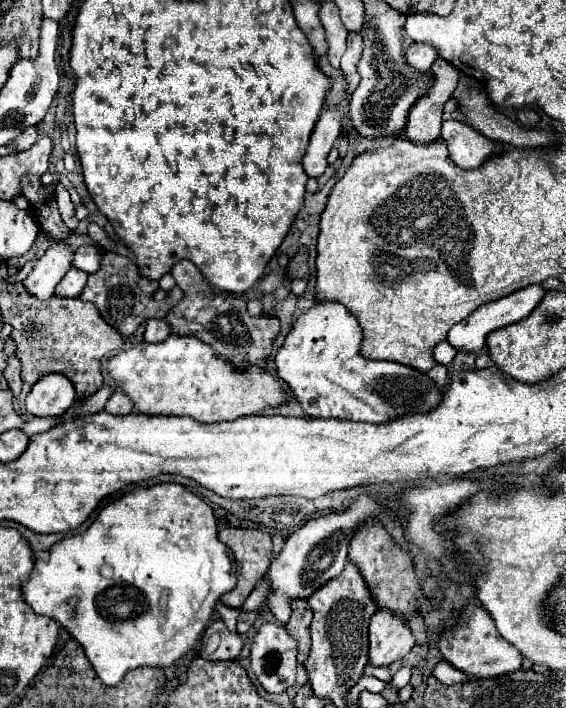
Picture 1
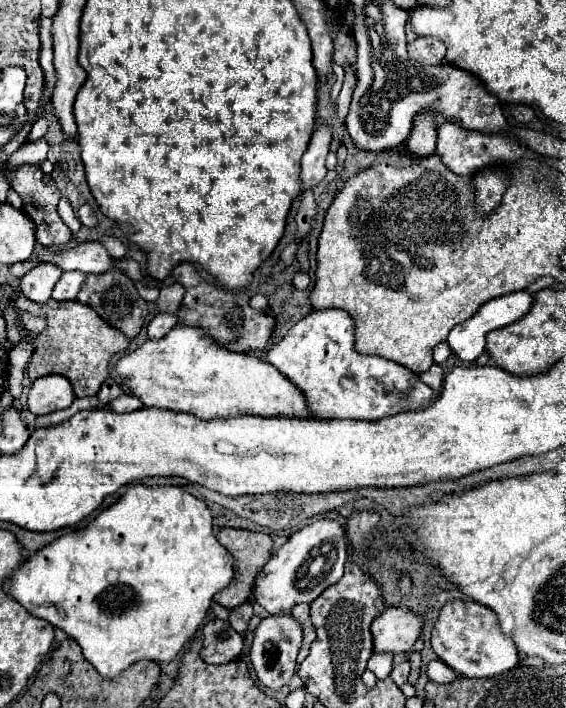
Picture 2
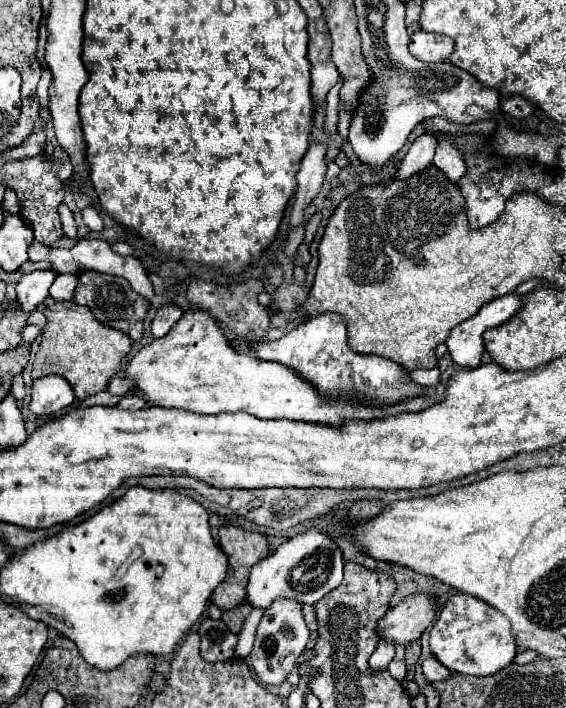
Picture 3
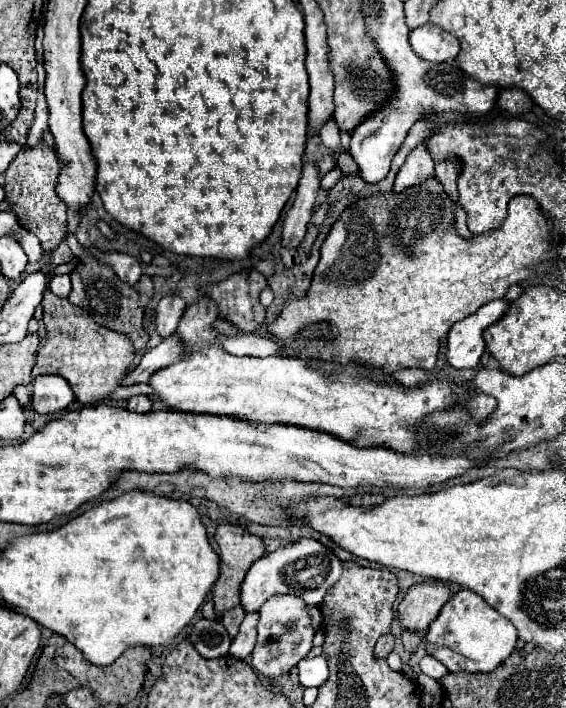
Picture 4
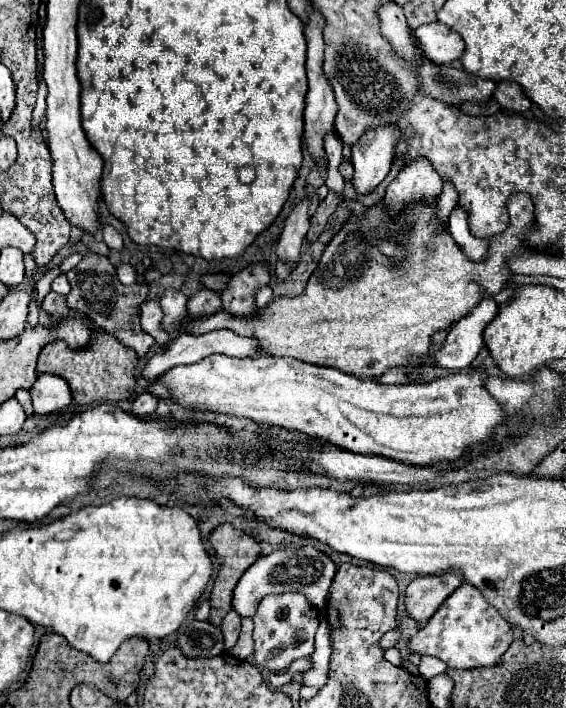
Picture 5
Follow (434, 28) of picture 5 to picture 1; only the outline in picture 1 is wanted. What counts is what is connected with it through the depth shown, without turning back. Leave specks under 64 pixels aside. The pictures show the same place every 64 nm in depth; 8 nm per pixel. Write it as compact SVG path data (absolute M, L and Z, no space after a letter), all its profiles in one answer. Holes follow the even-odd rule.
M412 42L406 48L406 60L408 64L412 64L418 70L430 70L432 64L440 58L438 50L430 44L422 44L422 42Z

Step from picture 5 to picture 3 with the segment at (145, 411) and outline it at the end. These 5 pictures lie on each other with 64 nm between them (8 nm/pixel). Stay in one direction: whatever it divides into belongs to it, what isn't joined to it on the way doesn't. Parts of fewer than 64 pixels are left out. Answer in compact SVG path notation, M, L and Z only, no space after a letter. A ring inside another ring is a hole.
M136 394L136 396L126 396L126 398L122 398L120 400L120 404L118 404L118 408L122 408L122 410L142 410L142 408L146 408L148 404L146 404L146 400L140 396L140 394Z

